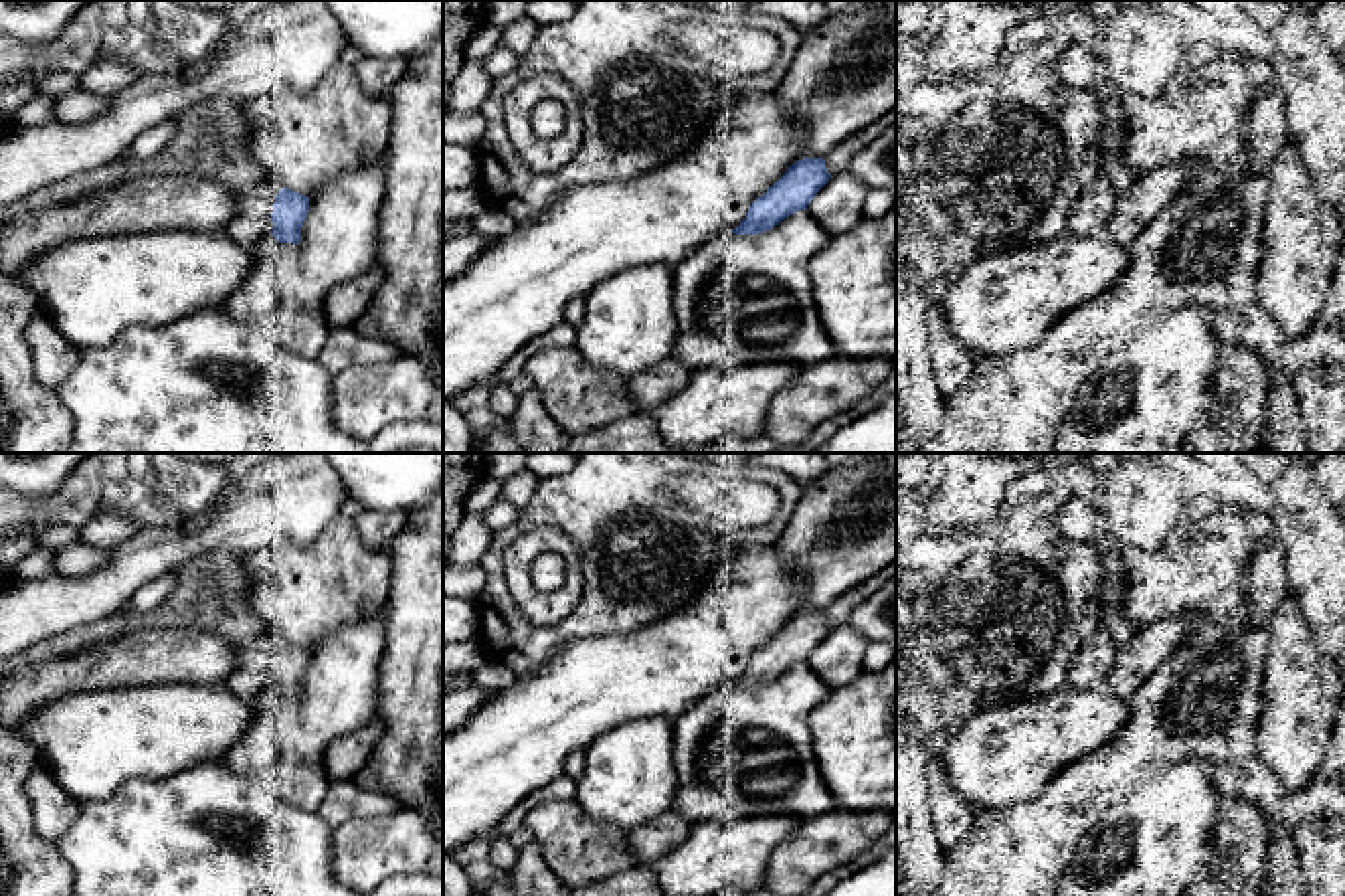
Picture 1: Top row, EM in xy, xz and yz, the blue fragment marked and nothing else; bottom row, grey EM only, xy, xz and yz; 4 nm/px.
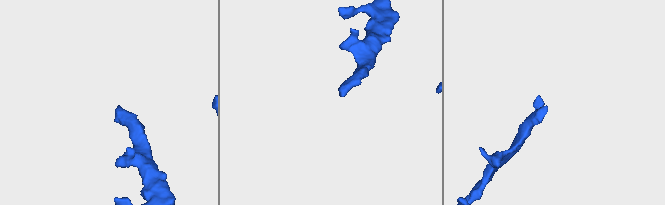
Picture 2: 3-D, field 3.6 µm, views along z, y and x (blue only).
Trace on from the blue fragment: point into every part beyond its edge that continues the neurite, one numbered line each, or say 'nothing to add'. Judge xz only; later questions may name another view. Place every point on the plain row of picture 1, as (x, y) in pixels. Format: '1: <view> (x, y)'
nothing to add

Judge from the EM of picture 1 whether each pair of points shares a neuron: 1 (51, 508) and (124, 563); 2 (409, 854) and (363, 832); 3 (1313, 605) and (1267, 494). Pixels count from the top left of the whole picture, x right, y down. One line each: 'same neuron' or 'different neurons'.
1: different neurons
2: same neuron
3: same neuron

